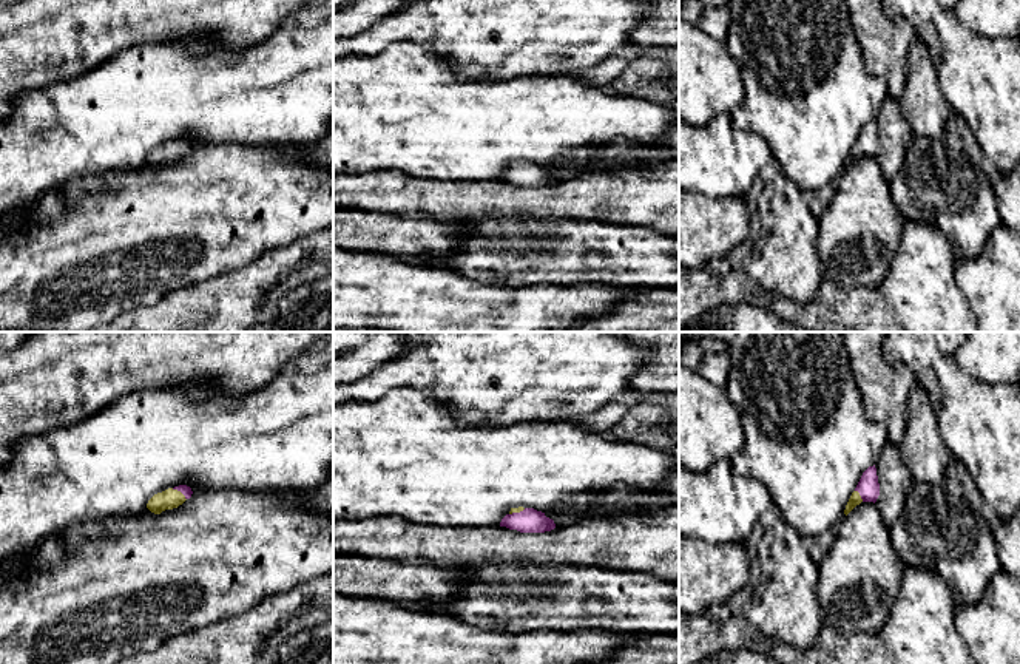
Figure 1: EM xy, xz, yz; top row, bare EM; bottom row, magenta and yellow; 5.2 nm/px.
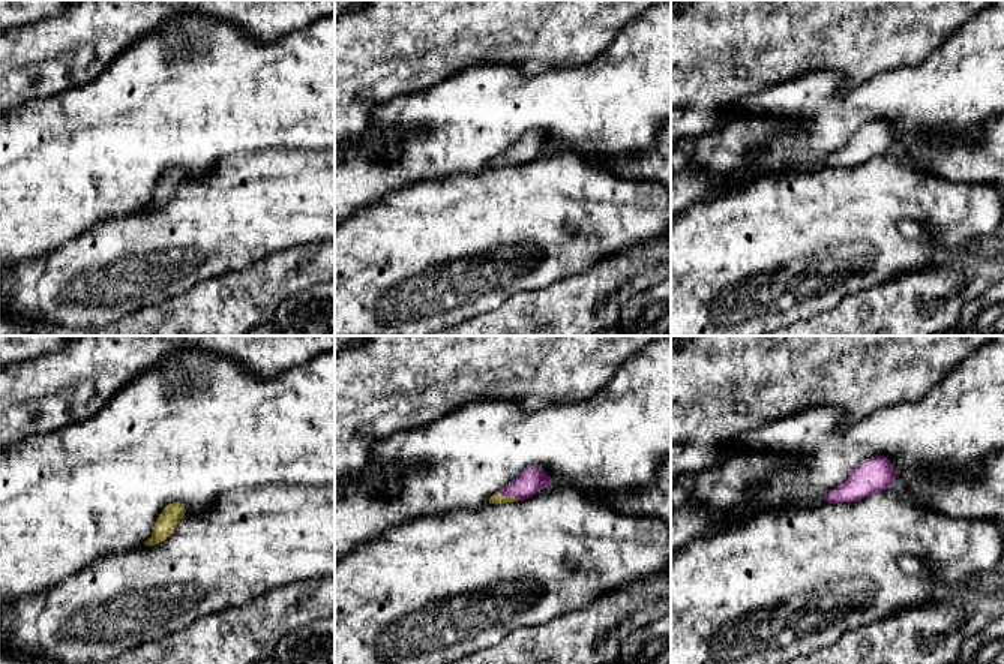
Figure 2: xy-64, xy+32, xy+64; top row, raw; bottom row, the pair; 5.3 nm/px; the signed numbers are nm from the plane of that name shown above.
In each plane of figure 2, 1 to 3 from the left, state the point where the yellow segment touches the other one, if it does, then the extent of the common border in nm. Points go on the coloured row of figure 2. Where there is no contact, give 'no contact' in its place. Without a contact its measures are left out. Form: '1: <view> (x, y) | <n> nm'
1: no contact
2: xy+32 (509, 495) | 130 nm
3: no contact

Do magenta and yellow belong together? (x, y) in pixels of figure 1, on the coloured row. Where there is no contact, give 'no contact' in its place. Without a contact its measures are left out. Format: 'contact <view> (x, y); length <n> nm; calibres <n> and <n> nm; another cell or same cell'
contact xy (179, 490); length 100 nm; calibres 50 and 110 nm; same cell

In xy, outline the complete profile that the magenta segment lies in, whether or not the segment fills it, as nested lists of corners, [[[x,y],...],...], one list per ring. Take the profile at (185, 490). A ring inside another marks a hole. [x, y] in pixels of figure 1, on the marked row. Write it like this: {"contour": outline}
{"contour": [[[179,485],[179,486],[174,486],[174,488],[168,488],[162,493],[154,494],[148,500],[147,508],[154,514],[160,514],[165,510],[177,508],[187,499],[190,499],[191,494],[193,494],[193,491],[187,485]]]}

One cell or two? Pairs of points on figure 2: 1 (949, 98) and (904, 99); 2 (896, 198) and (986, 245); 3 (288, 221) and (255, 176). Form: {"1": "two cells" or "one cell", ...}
{"1": "one cell", "2": "two cells", "3": "one cell"}

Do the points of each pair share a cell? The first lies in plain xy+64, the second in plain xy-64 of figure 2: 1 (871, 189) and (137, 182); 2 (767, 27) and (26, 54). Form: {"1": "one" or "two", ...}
{"1": "two", "2": "one"}

